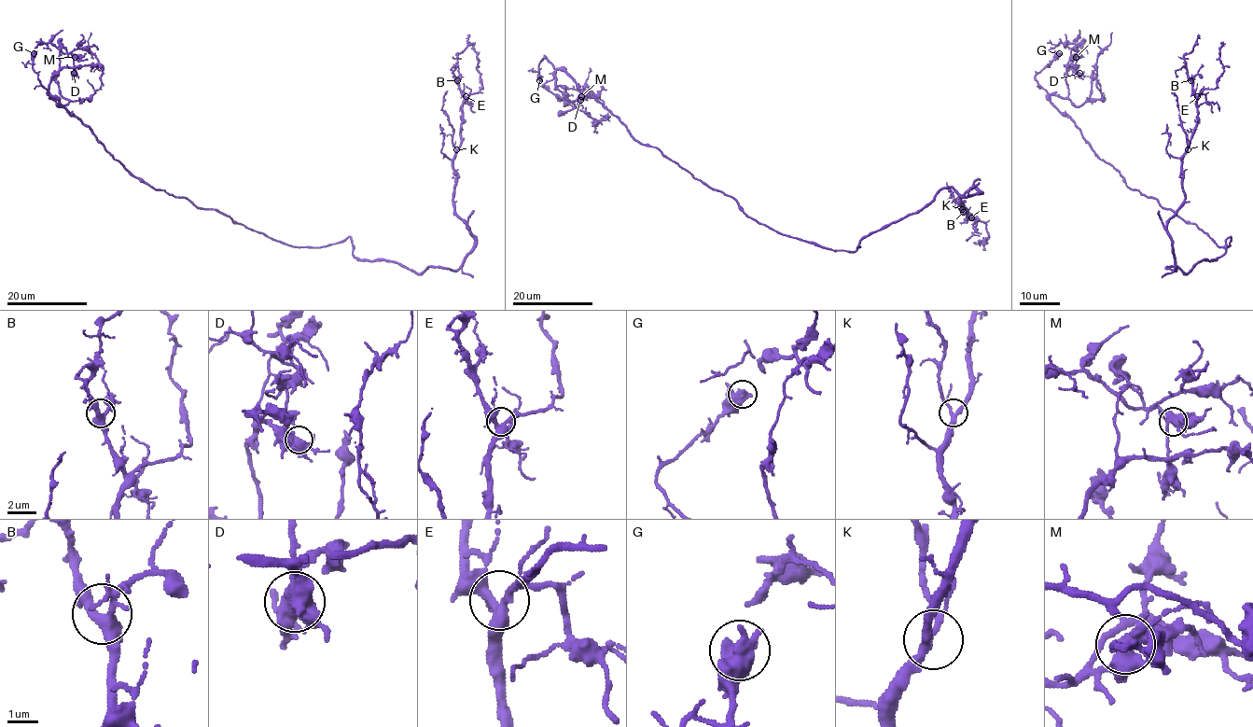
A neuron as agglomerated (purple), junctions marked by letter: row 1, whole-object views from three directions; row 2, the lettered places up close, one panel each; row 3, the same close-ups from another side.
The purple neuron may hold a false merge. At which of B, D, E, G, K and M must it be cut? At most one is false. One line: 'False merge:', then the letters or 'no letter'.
False merge: M

